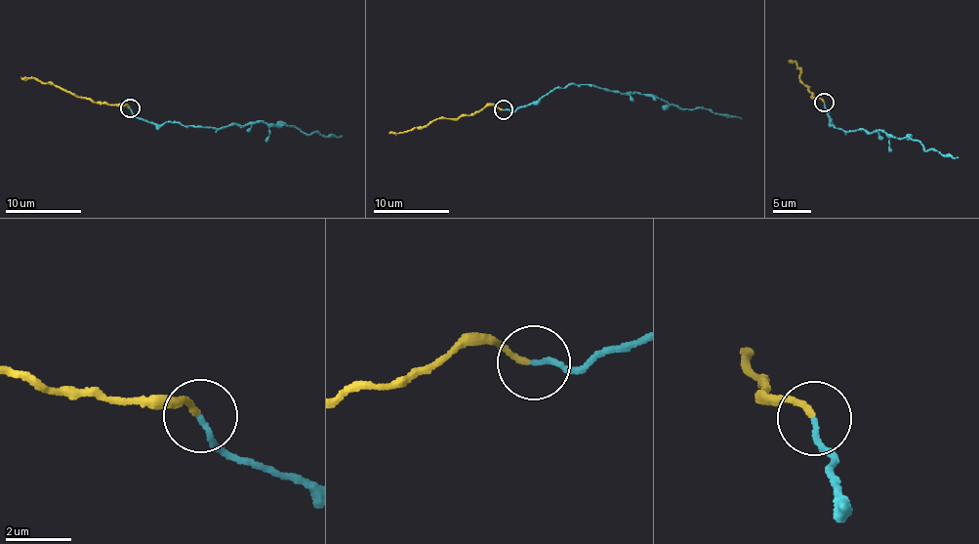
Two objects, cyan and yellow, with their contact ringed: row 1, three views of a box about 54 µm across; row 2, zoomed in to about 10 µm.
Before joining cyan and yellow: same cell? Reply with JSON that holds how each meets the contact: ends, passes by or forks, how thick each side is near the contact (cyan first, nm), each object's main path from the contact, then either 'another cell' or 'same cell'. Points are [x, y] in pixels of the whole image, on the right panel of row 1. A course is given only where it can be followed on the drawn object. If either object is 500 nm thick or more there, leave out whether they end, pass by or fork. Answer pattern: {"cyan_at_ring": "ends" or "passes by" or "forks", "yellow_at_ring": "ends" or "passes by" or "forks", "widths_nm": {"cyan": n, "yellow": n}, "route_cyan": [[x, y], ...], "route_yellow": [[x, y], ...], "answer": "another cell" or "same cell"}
{"cyan_at_ring": "ends", "yellow_at_ring": "ends", "widths_nm": {"cyan": 170, "yellow": 170}, "route_cyan": [[824, 103], [829, 124], [836, 127], [883, 130], [919, 142], [925, 150], [958, 157]], "route_yellow": [[823, 103], [811, 98], [811, 92], [800, 83], [800, 69], [795, 69], [796, 62], [789, 60]], "answer": "another cell"}

